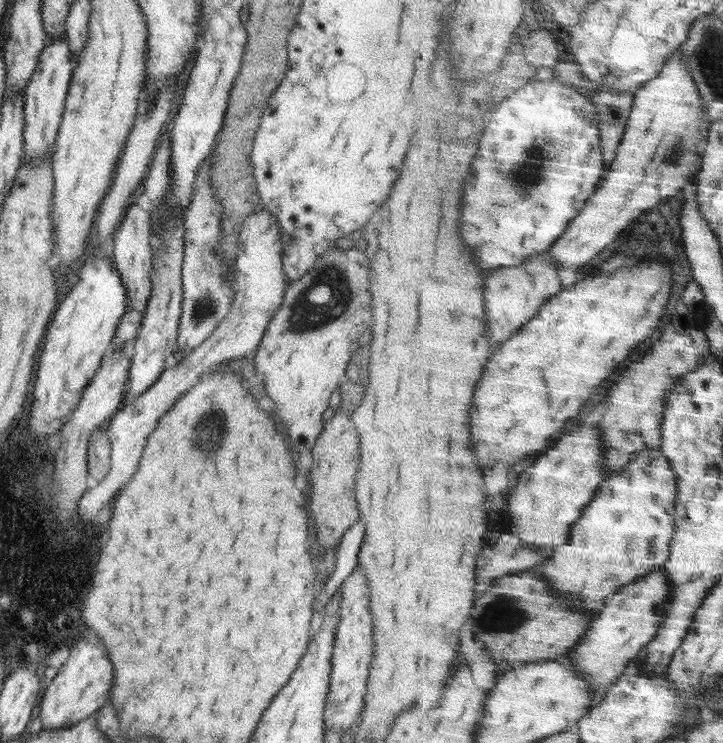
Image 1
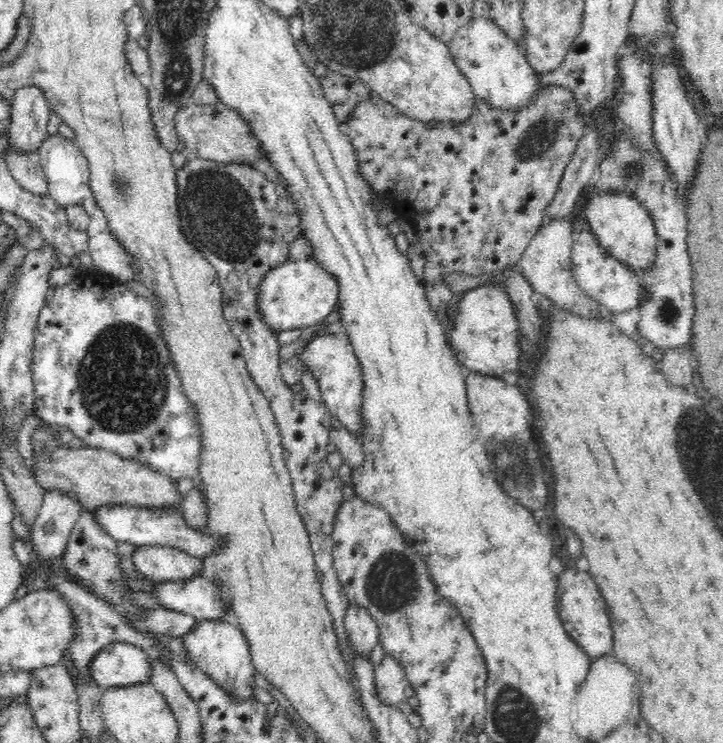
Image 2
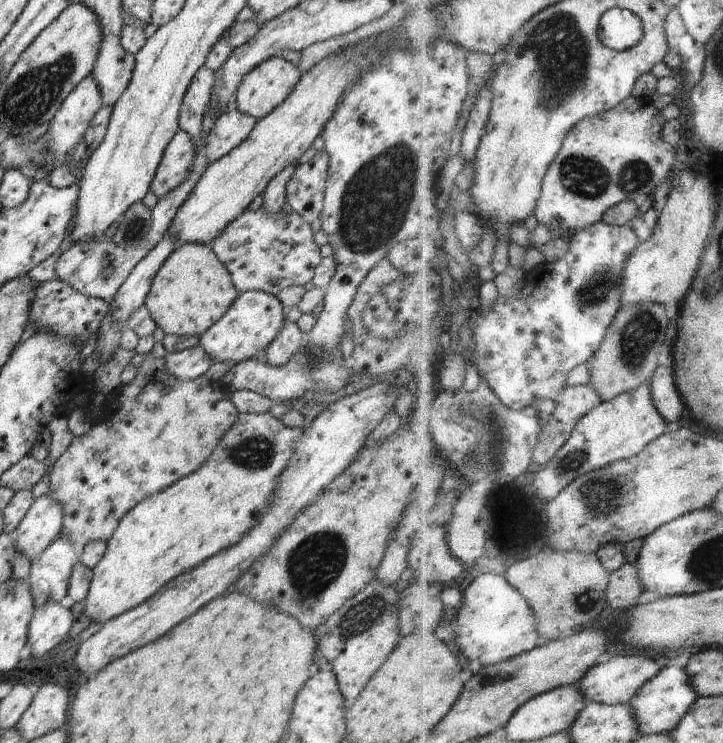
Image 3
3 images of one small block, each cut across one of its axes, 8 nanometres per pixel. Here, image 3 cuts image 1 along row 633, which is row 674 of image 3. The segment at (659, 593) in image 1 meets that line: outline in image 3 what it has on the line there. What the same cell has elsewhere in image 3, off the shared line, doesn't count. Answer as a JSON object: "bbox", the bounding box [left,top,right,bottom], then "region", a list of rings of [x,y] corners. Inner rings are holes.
{"bbox":[580,653,663,705],"region":[[[628,653],[614,654],[597,663],[586,674],[586,678],[582,678],[580,688],[586,694],[588,701],[611,705],[630,704],[644,688],[644,685],[656,678],[662,670],[663,666],[660,666],[660,662],[650,660],[646,654],[644,656],[642,654],[634,656],[634,654]]]}

